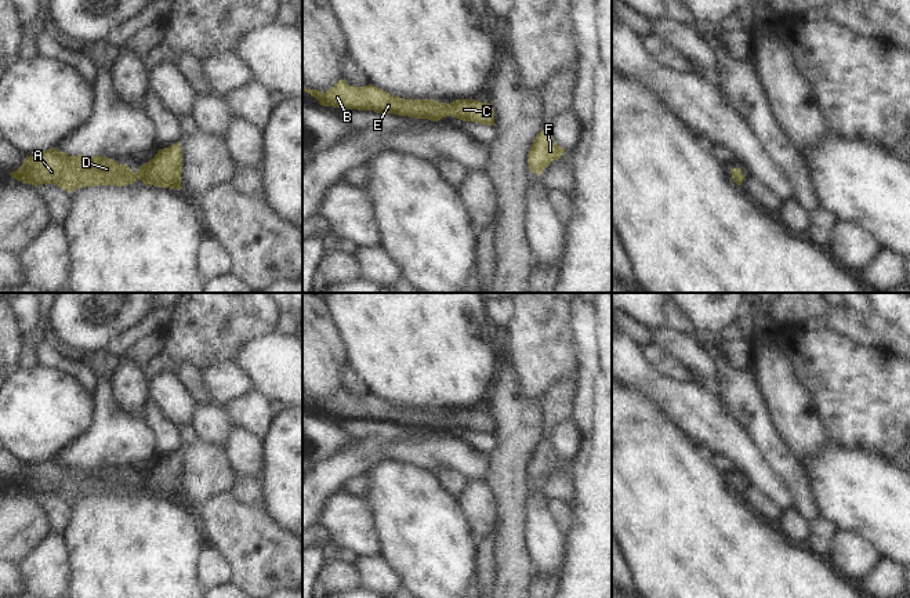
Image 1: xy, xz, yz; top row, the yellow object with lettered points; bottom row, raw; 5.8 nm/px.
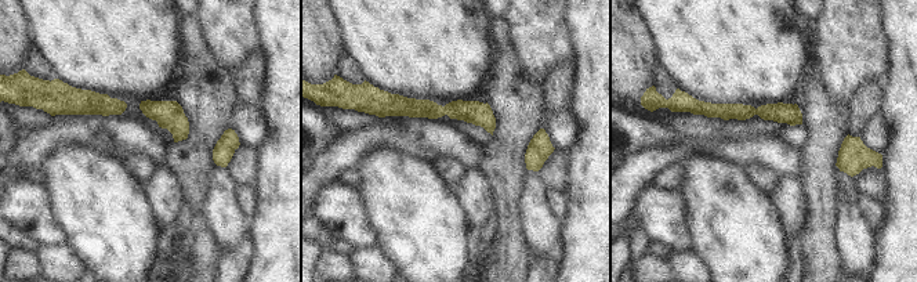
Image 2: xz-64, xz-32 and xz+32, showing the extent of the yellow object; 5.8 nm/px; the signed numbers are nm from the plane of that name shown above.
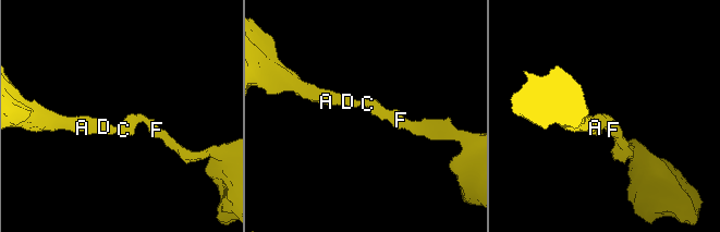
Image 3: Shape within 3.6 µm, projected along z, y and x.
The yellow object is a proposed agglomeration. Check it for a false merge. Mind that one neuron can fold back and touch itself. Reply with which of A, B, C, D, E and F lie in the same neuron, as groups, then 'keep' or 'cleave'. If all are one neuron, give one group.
groups A B C D E F; keep

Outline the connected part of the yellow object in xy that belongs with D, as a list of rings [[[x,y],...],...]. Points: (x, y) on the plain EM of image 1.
[[[180,450],[159,459],[153,468],[135,482],[126,474],[102,465],[68,465],[57,457],[26,465],[22,475],[10,482],[11,488],[32,493],[54,493],[66,501],[79,497],[116,494],[126,496],[141,489],[146,494],[182,499],[182,463]]]

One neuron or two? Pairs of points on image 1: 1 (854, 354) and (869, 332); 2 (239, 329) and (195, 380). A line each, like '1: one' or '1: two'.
1: two
2: two

